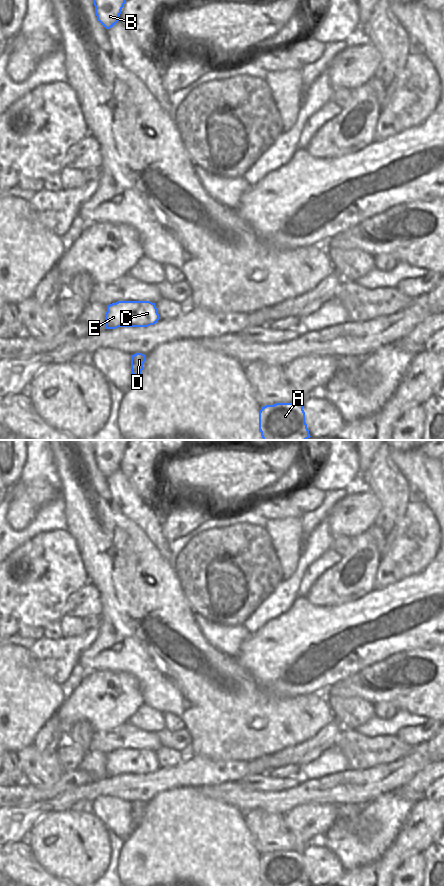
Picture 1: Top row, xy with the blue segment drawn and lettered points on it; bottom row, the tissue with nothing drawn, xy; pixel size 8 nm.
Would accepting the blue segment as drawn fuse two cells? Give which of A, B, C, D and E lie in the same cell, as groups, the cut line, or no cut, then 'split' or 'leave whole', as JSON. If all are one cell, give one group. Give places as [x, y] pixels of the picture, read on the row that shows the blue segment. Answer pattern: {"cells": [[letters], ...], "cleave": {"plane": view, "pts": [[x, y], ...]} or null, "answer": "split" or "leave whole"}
{"cells": [["A", "D"], ["B", "C", "E"]], "cleave": {"plane": "xy", "pts": [[131, 368], [136, 372], [137, 376]]}, "answer": "split"}

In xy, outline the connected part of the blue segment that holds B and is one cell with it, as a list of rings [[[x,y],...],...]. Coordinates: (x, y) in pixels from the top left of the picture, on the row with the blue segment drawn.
[[[93,0],[93,4],[99,23],[110,29],[119,21],[125,0]]]

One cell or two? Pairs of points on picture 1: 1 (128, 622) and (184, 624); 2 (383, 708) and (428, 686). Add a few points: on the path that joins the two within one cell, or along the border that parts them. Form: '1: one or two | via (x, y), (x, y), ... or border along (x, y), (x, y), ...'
1: one | via (142, 616), (151, 610), (170, 624)
2: two | border along (373, 704), (387, 701), (391, 702), (398, 709)

